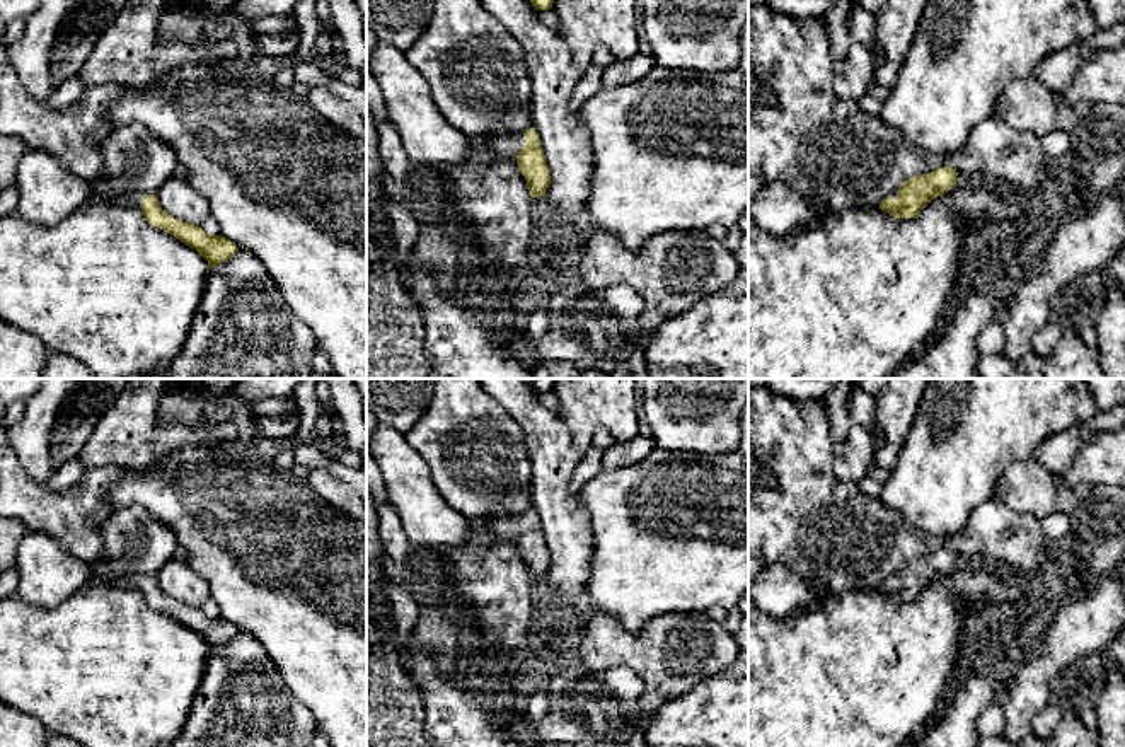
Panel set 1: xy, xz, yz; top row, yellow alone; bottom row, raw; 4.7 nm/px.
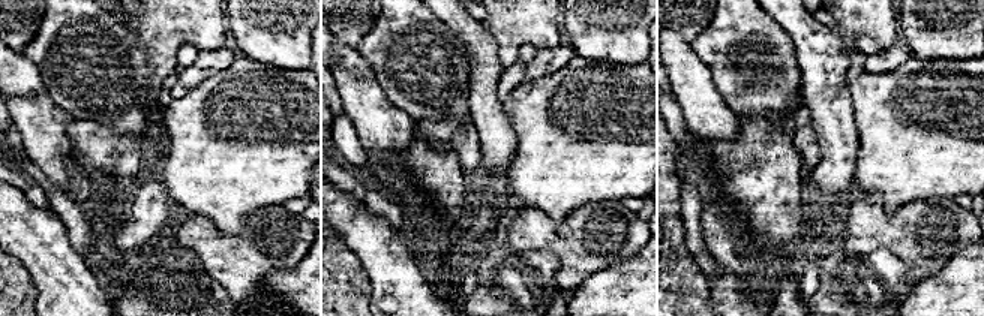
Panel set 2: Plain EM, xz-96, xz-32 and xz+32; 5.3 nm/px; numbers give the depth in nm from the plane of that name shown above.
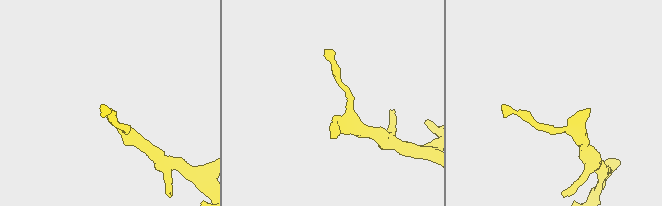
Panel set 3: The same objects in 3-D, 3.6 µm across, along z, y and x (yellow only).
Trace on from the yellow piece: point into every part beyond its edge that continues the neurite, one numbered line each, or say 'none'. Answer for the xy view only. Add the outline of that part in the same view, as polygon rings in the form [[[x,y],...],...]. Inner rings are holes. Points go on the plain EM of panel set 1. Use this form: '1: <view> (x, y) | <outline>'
1: xy (67, 517) | [[[0,425],[0,517],[15,517],[29,530],[53,537],[70,554],[95,570],[102,580],[124,588],[140,588],[141,575],[109,576],[101,537],[102,522],[94,518],[101,500],[126,474],[130,471],[123,467],[87,467],[77,484],[55,493],[22,471],[7,428]]]

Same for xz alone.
1: xz (510, 527) | [[[506,517],[499,520],[493,520],[491,534],[498,539],[516,539],[518,534],[525,529],[523,517]]]

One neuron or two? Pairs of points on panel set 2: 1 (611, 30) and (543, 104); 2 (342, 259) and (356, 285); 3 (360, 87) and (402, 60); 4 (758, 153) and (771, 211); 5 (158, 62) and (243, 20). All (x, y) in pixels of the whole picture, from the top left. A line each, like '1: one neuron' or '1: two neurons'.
1: two neurons
2: one neuron
3: two neurons
4: one neuron
5: two neurons

